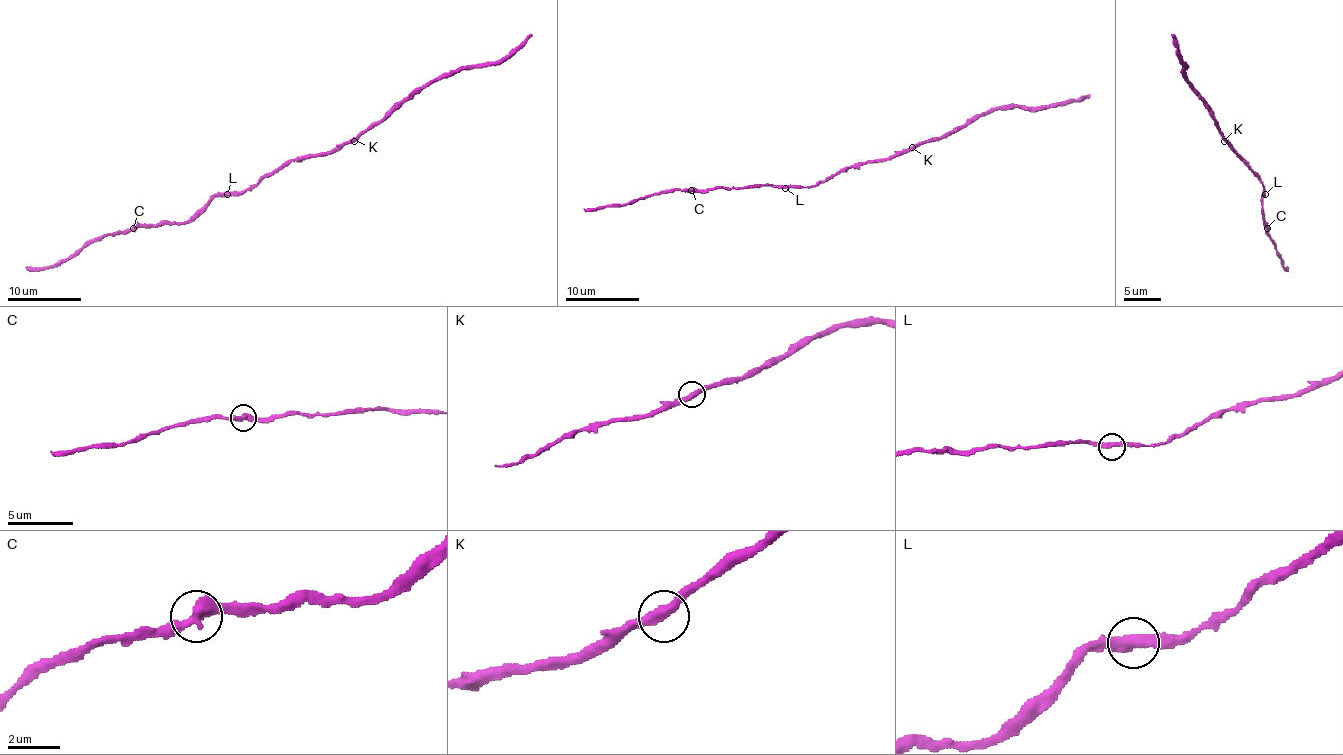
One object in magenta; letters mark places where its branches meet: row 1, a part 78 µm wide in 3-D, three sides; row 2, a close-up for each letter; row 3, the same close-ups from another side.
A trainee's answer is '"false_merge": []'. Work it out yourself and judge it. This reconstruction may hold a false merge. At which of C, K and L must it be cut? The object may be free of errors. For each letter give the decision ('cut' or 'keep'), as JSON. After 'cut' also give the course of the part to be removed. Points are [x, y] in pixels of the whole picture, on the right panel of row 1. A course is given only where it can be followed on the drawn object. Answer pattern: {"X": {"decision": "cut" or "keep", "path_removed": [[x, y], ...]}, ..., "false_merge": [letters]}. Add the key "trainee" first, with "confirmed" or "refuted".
{"trainee": "confirmed", "C": {"decision": "keep"}, "K": {"decision": "keep"}, "L": {"decision": "keep"}, "false_merge": []}

